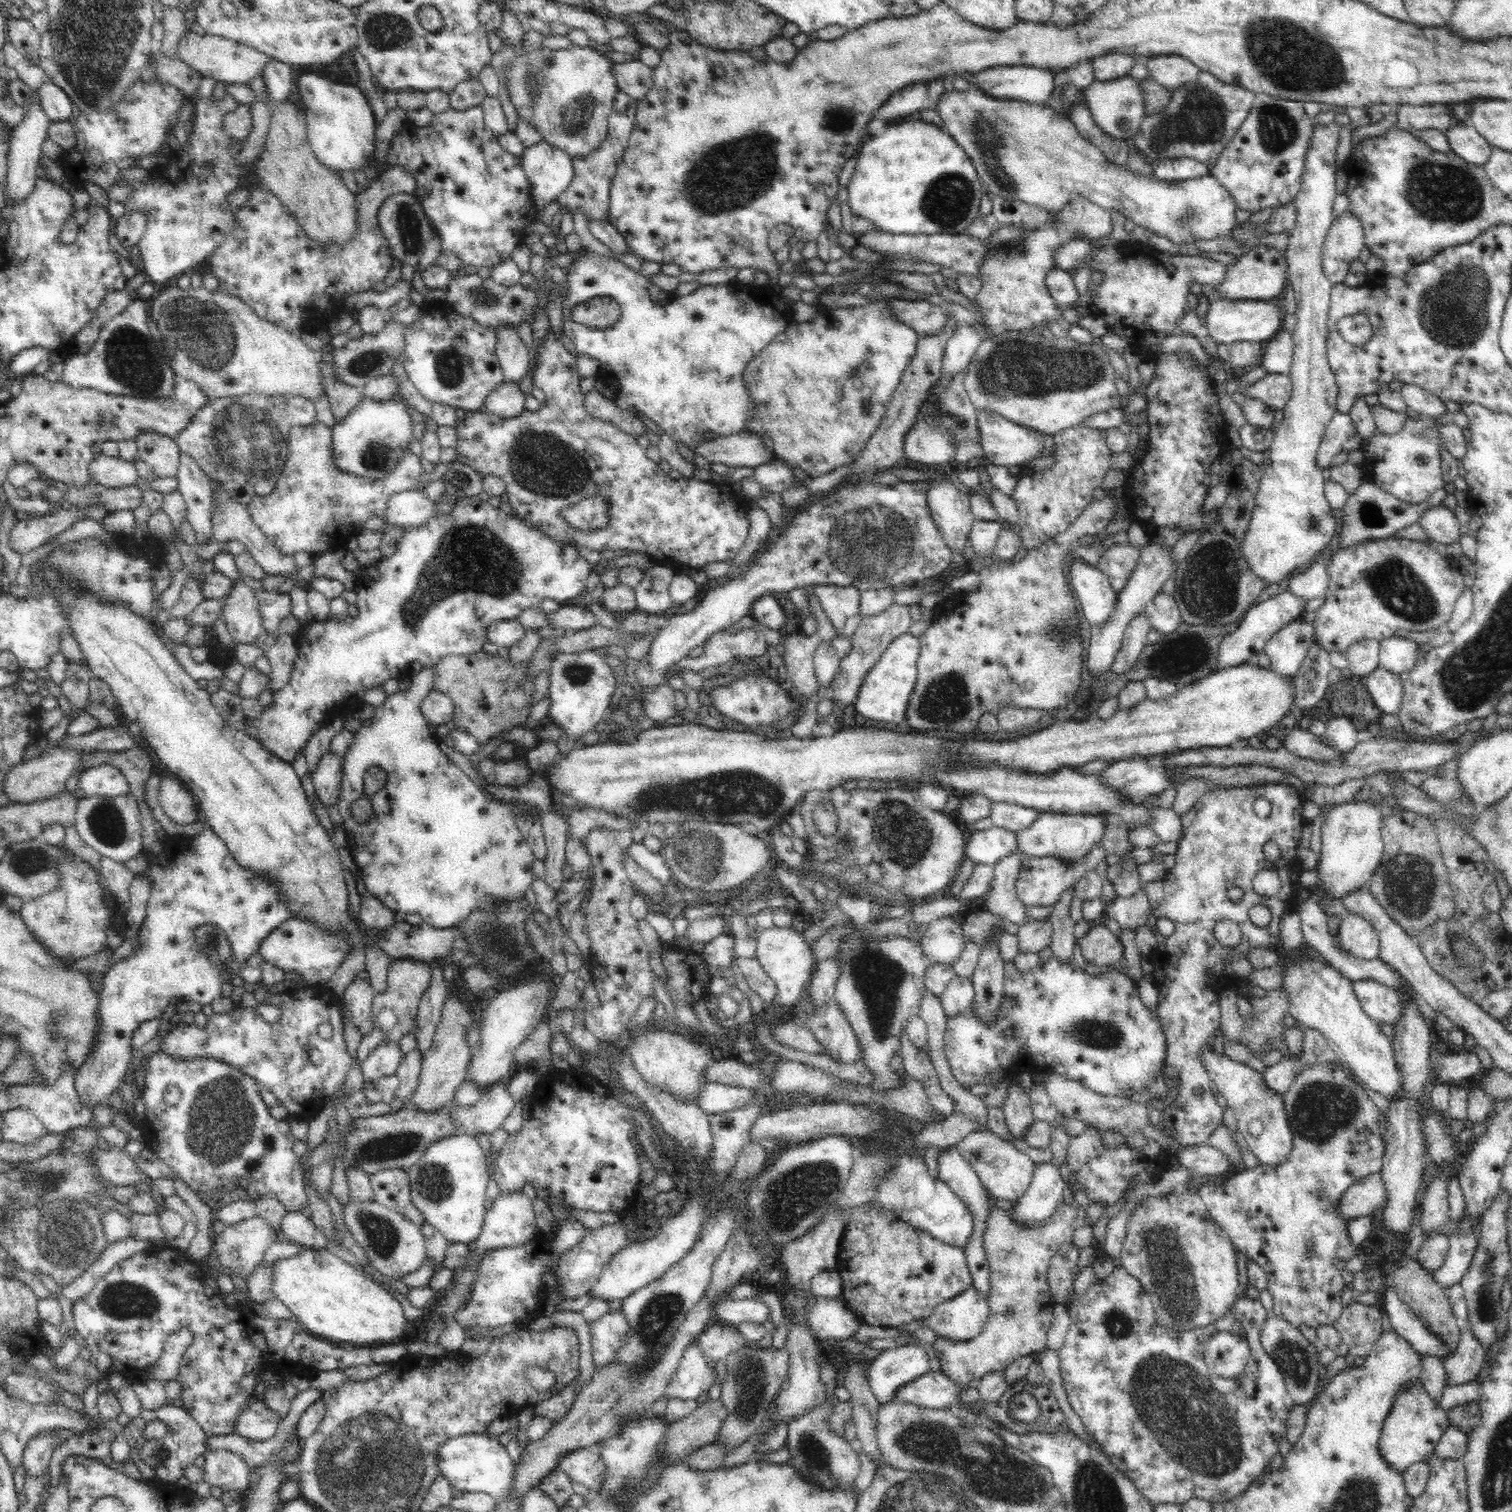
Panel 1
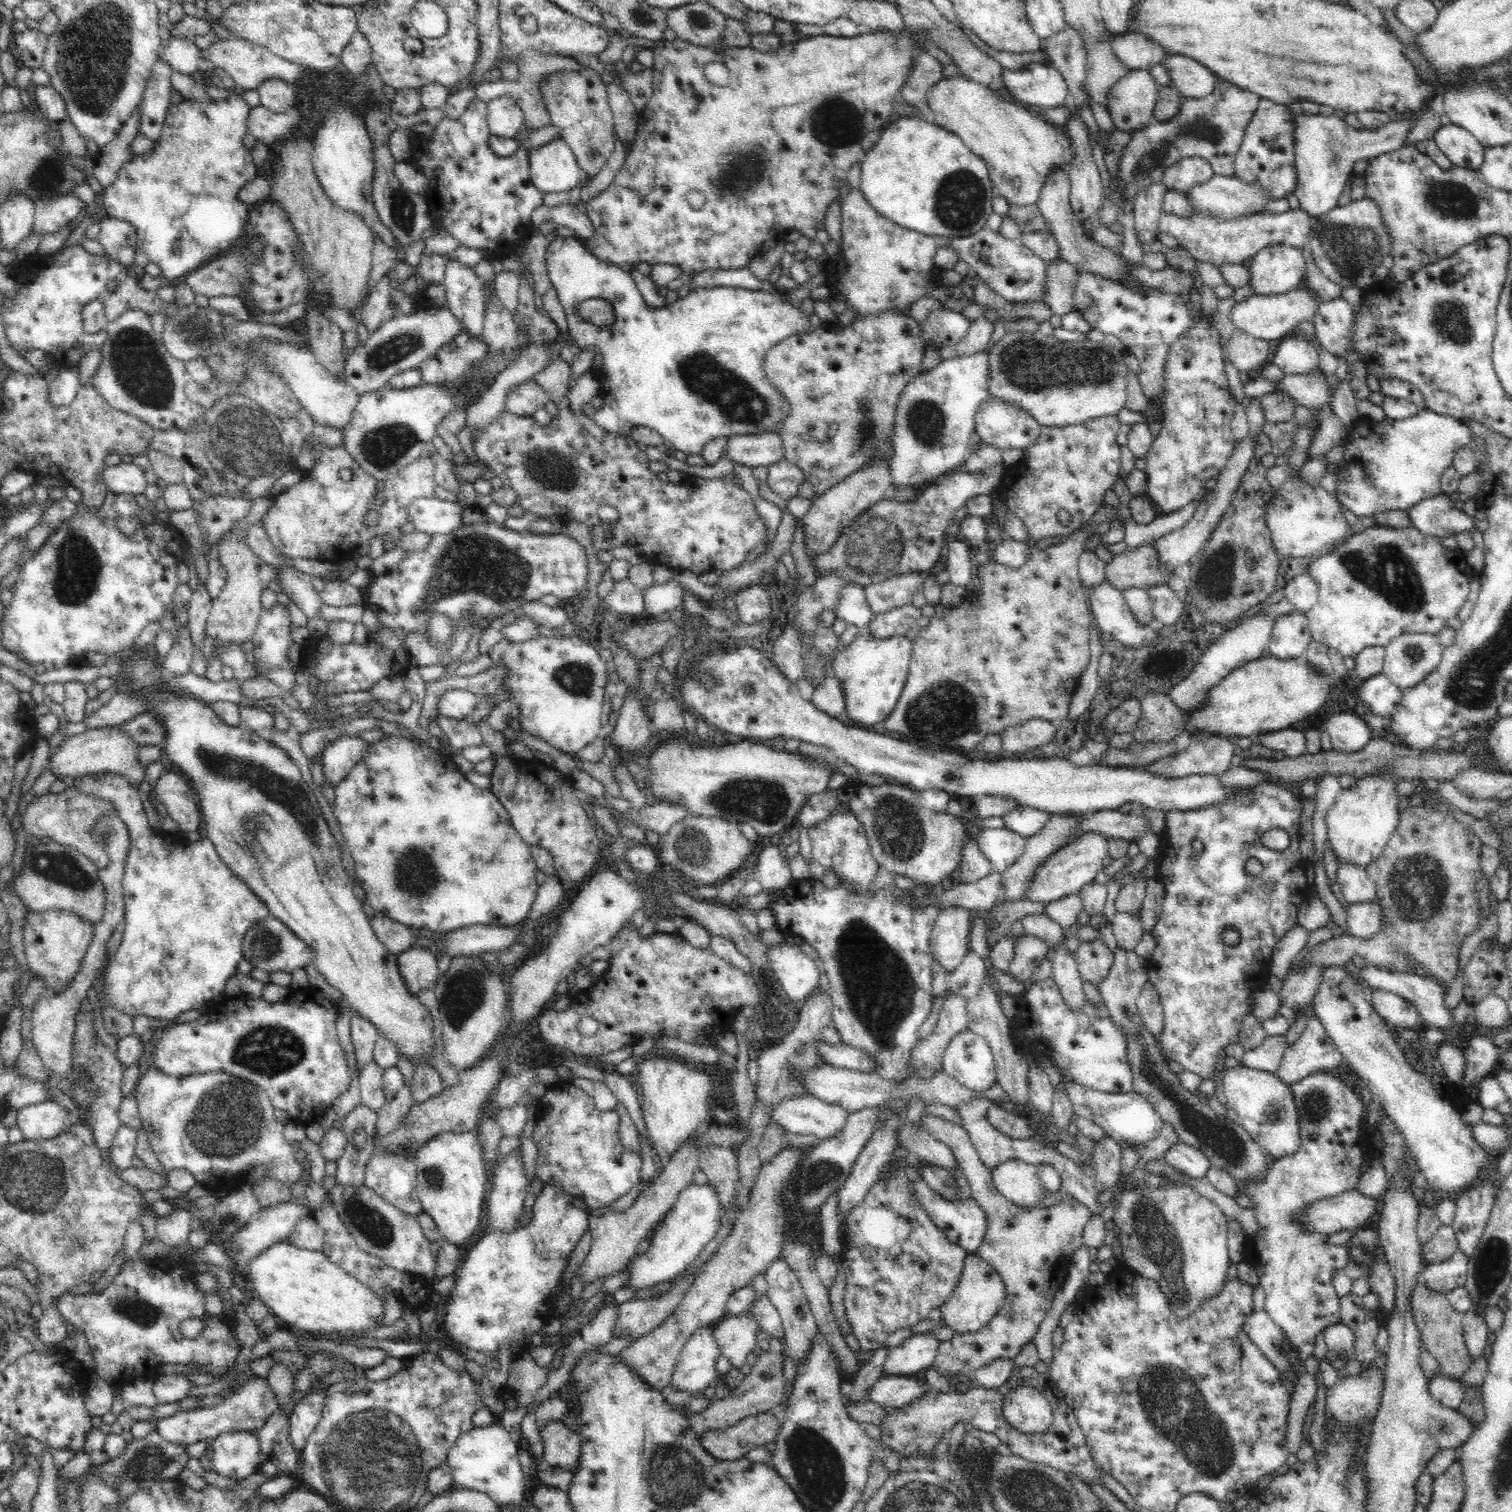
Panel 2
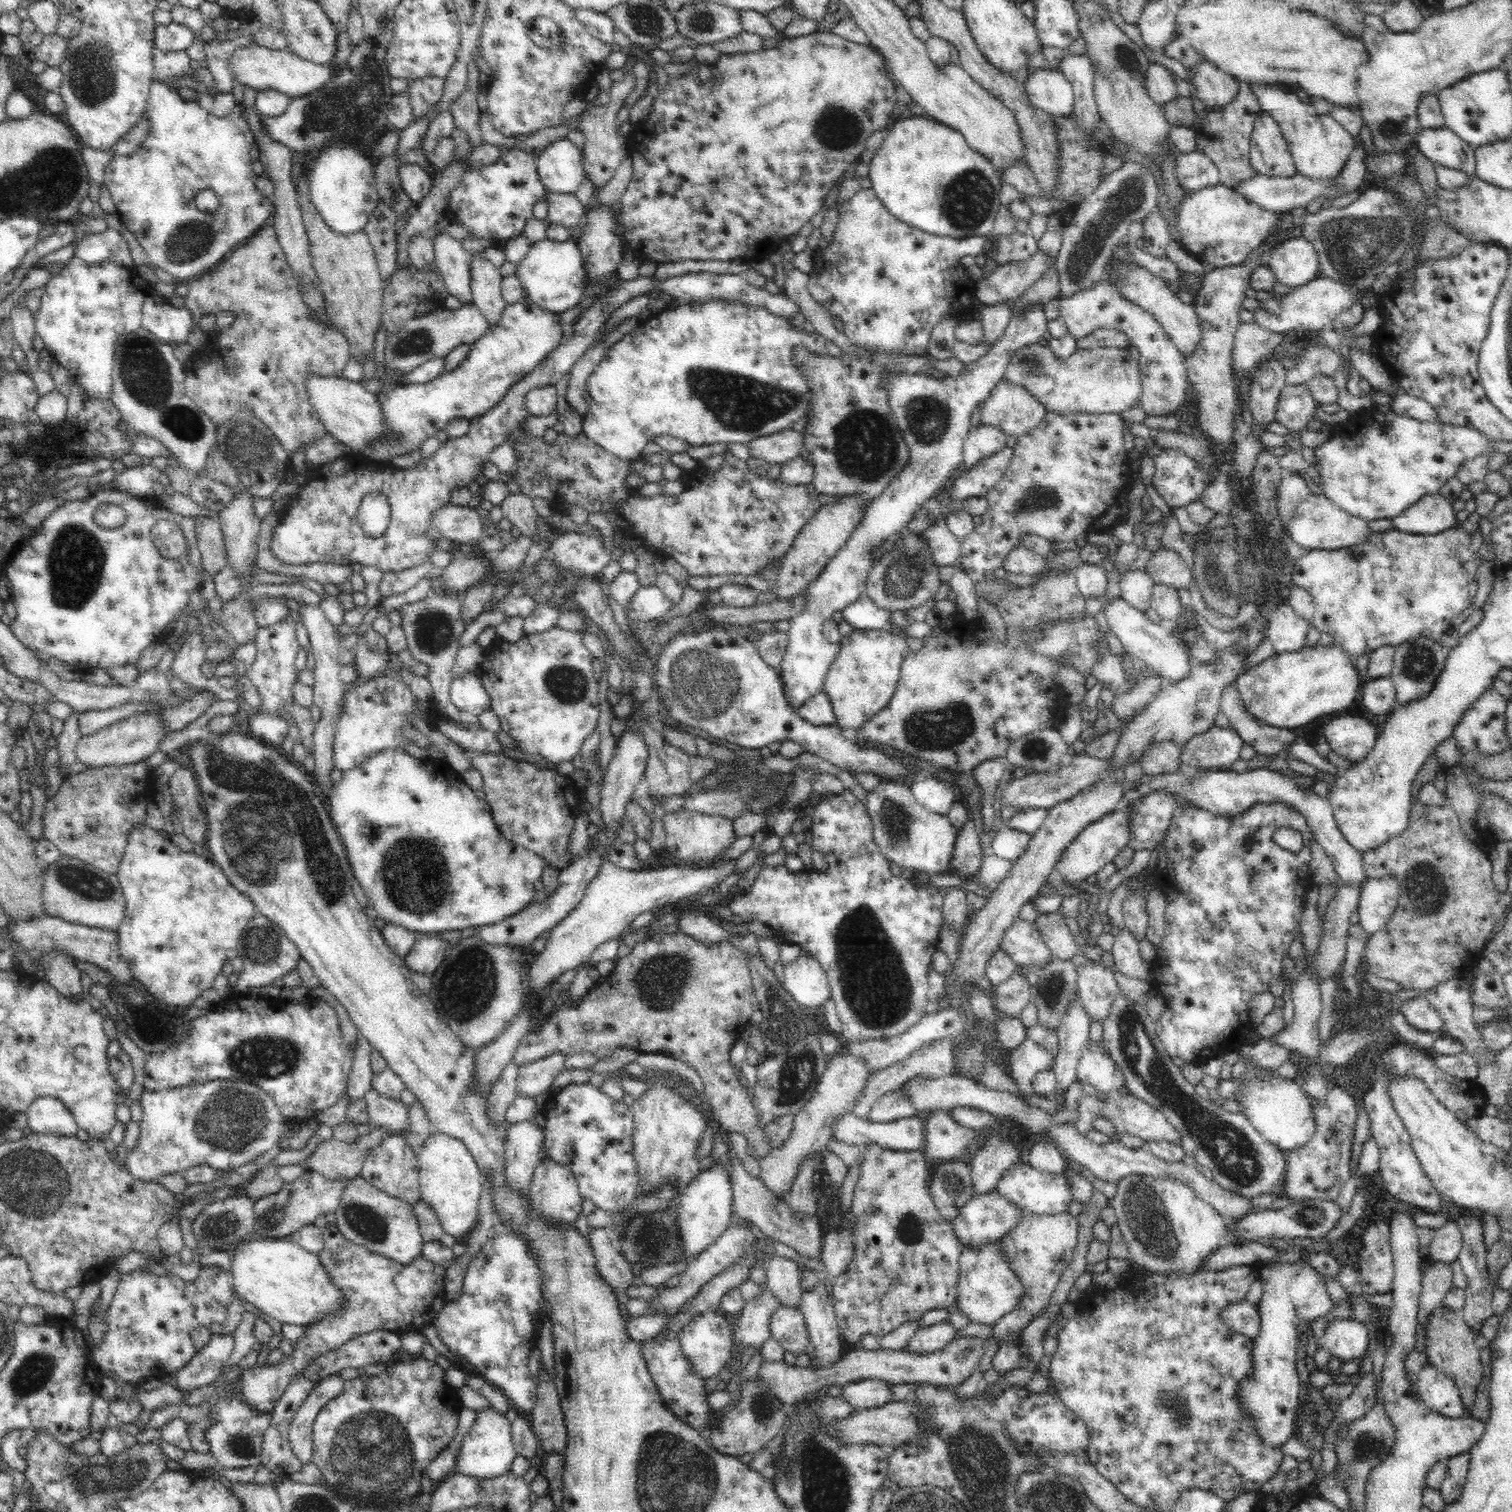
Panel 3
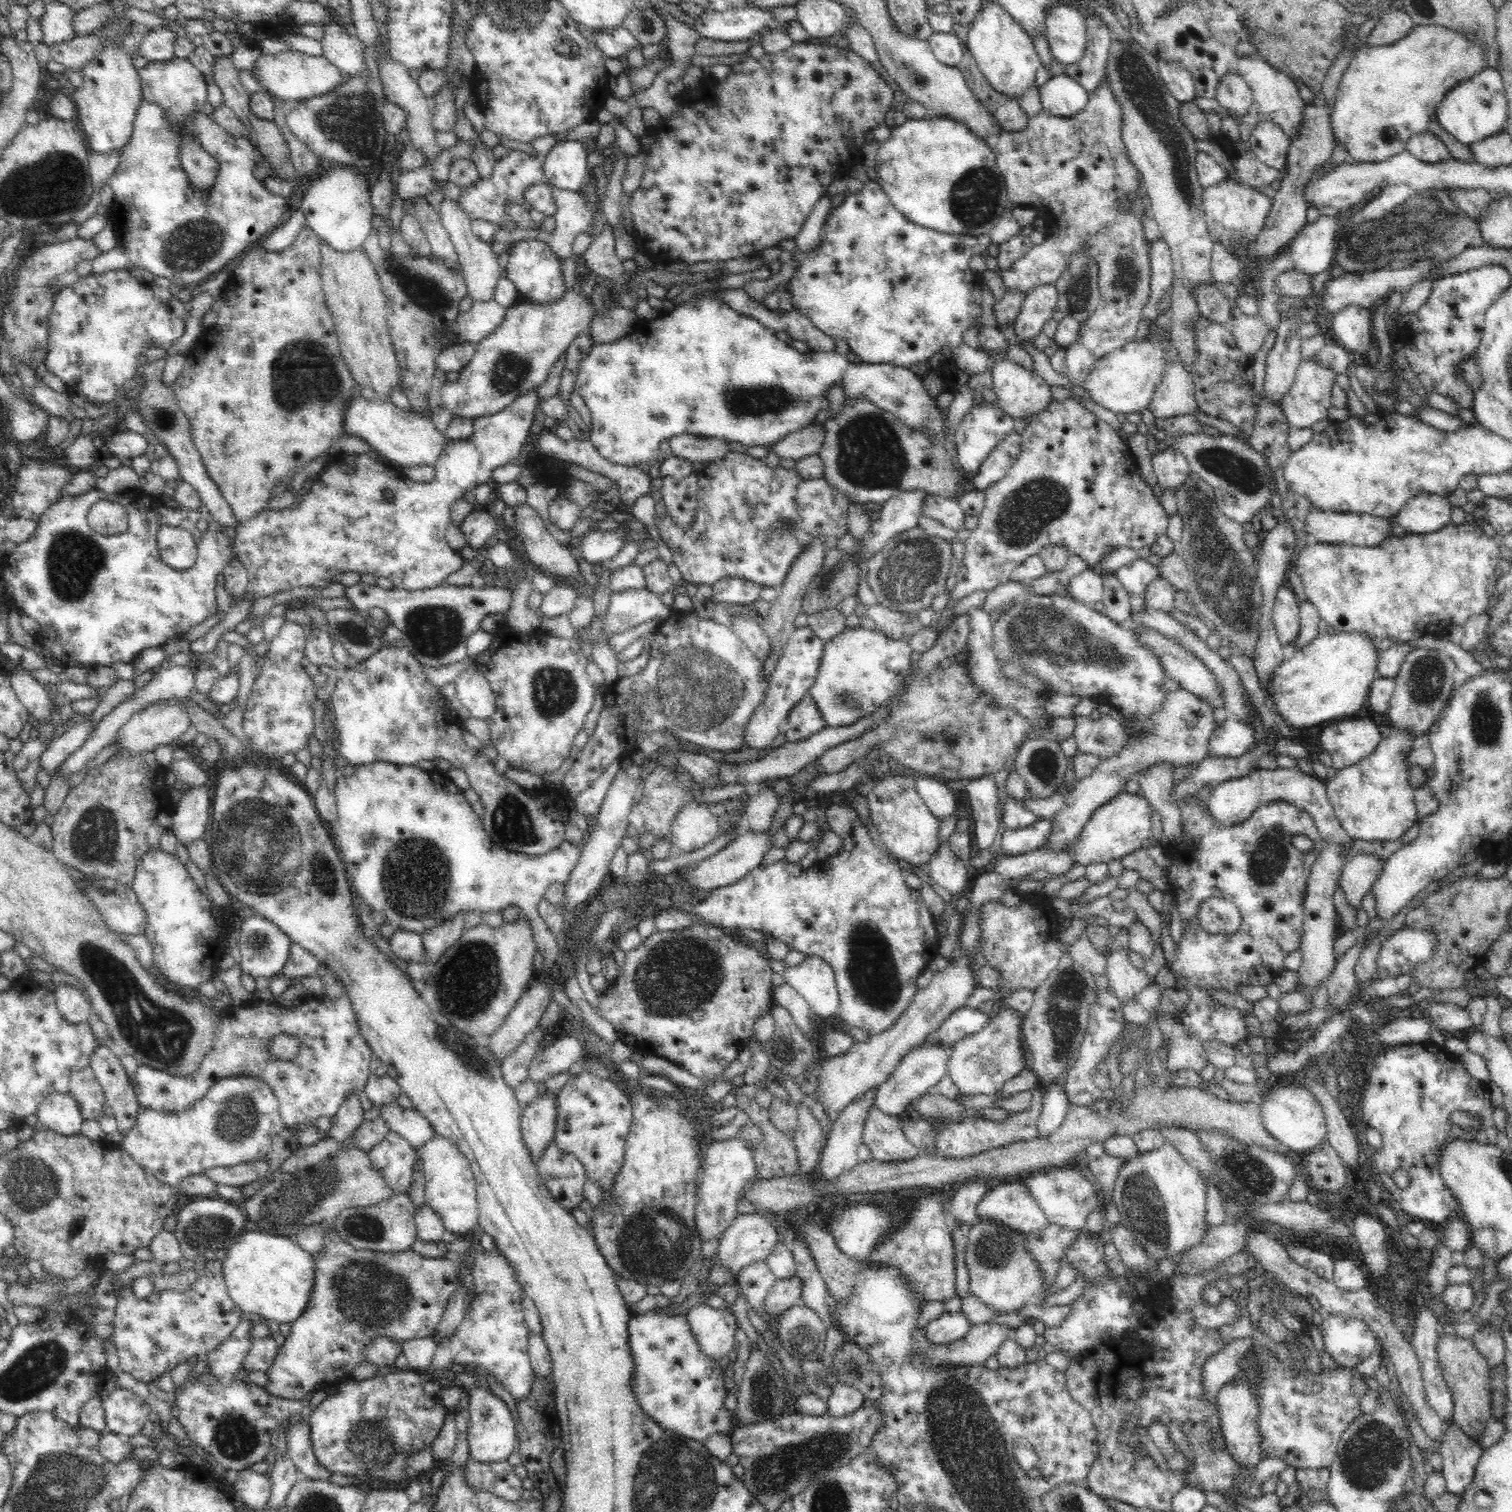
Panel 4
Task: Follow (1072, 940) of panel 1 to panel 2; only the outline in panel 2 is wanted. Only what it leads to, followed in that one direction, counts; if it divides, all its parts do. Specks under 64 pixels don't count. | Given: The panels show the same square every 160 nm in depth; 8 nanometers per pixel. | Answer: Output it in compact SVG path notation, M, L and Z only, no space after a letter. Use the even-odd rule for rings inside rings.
M1062 943L1052 950L1056 953L1054 962L1051 963L1053 980L1062 994L1066 1007L1072 1013L1081 1013L1087 1001L1075 958L1066 950L1066 944Z

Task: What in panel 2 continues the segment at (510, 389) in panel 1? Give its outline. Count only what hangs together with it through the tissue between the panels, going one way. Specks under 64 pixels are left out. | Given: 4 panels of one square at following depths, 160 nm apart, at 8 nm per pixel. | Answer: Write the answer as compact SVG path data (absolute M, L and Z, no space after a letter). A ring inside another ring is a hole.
M529 380L514 387L505 398L505 410L532 419L535 410L545 408L549 394L536 381Z

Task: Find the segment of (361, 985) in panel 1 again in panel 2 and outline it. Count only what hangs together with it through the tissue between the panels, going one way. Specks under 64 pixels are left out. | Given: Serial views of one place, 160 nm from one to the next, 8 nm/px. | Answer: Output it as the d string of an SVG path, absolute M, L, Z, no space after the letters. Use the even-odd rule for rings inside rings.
M358 1013L352 1014L350 1037L359 1073L373 1061L377 1036L376 1027L372 1027L368 1019L360 1017Z

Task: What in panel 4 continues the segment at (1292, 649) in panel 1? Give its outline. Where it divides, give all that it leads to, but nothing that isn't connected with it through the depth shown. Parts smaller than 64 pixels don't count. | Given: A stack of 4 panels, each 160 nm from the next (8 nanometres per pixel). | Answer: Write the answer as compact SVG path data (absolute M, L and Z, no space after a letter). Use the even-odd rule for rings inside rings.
M1282 584L1272 606L1272 622L1283 645L1291 644L1300 630L1299 604L1292 587Z

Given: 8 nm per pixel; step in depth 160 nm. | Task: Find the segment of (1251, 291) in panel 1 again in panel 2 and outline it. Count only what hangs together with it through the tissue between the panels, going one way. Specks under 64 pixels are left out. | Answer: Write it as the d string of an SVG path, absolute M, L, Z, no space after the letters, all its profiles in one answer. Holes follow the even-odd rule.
M1274 244L1262 248L1250 264L1249 286L1255 294L1284 294L1302 286L1307 271L1302 250Z

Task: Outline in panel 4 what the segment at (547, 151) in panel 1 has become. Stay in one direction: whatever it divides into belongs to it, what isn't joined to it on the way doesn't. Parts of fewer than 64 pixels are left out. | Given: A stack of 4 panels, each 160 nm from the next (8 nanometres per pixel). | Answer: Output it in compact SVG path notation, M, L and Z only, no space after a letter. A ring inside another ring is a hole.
M567 140L556 143L545 156L543 171L545 180L556 188L580 192L594 158L588 154L585 142Z

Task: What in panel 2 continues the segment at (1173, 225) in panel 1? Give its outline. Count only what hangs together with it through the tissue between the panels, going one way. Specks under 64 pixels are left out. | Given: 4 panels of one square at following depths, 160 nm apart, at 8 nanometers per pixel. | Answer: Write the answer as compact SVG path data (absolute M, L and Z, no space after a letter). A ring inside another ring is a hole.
M964 75L943 76L930 86L925 101L934 113L934 122L957 134L974 154L986 161L993 188L1011 204L1035 204L1046 176L1054 168L1070 167L1072 145L1062 127L1044 123ZM1214 175L1207 183L1195 186L1187 192L1188 200L1192 204L1193 208L1200 212L1209 212L1213 214L1218 220L1224 220L1224 218L1234 218L1234 216L1248 216L1264 210L1269 200L1275 200L1278 198L1271 198L1267 192L1259 184L1248 184L1235 176L1225 177L1220 175Z

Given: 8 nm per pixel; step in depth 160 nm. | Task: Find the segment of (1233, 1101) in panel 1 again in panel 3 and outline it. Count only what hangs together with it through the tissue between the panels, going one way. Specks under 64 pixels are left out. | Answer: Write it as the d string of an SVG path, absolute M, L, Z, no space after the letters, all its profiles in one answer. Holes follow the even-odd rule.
M1253 1070L1246 1072L1241 1079L1219 1079L1218 1093L1221 1098L1239 1096L1244 1112L1252 1126L1262 1136L1285 1152L1305 1144L1315 1135L1316 1119L1313 1113L1313 1103L1308 1095L1298 1086L1297 1079L1256 1078ZM1240 1084L1246 1084L1240 1089Z

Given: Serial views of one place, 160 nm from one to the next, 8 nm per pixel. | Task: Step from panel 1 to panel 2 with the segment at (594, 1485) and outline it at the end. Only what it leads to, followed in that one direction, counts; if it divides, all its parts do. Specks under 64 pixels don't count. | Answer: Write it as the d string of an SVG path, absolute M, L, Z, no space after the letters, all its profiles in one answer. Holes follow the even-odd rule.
M568 1414L564 1419L545 1423L538 1431L544 1444L544 1461L574 1471L581 1460L581 1443L579 1435L566 1425L566 1418Z

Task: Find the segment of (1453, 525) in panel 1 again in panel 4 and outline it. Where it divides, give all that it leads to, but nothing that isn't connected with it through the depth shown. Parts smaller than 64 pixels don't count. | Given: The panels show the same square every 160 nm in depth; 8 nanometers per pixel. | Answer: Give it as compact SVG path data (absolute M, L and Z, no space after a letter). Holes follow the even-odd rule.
M1423 491L1408 499L1394 518L1410 534L1424 535L1451 523L1452 507L1448 496Z

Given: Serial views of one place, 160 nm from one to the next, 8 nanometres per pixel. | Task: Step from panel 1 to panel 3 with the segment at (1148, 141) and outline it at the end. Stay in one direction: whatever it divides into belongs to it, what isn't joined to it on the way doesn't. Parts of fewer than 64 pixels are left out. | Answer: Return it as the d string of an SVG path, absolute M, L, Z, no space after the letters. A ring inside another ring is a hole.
M1241 82L1239 87L1240 94L1236 96L1236 100L1232 104L1222 106L1222 108L1208 107L1202 124L1194 122L1194 126L1192 126L1198 136L1197 150L1207 154L1215 162L1221 183L1232 188L1256 175L1260 175L1251 165L1250 136L1254 121L1261 114L1261 111L1256 96L1248 87L1248 83ZM1124 161L1120 168L1103 178L1100 186L1090 196L1087 196L1087 199L1076 204L1071 220L1066 223L1062 230L1061 248L1054 259L1056 277L1058 277L1057 284L1058 289L1060 289L1060 296L1057 298L1071 297L1078 291L1093 287L1100 279L1104 278L1104 271L1110 256L1115 247L1122 240L1127 239L1129 226L1133 222L1143 221L1146 216L1157 209L1156 198L1158 196L1156 194L1158 194L1158 187L1156 187L1156 179L1154 179L1152 171L1148 171L1140 163Z

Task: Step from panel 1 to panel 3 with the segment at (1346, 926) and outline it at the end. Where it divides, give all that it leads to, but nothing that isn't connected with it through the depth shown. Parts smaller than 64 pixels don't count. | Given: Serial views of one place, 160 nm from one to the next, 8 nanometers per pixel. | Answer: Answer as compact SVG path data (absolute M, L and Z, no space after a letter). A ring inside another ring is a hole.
M1395 874L1386 878L1370 878L1362 884L1357 914L1360 927L1372 936L1384 929L1397 909L1403 887Z

